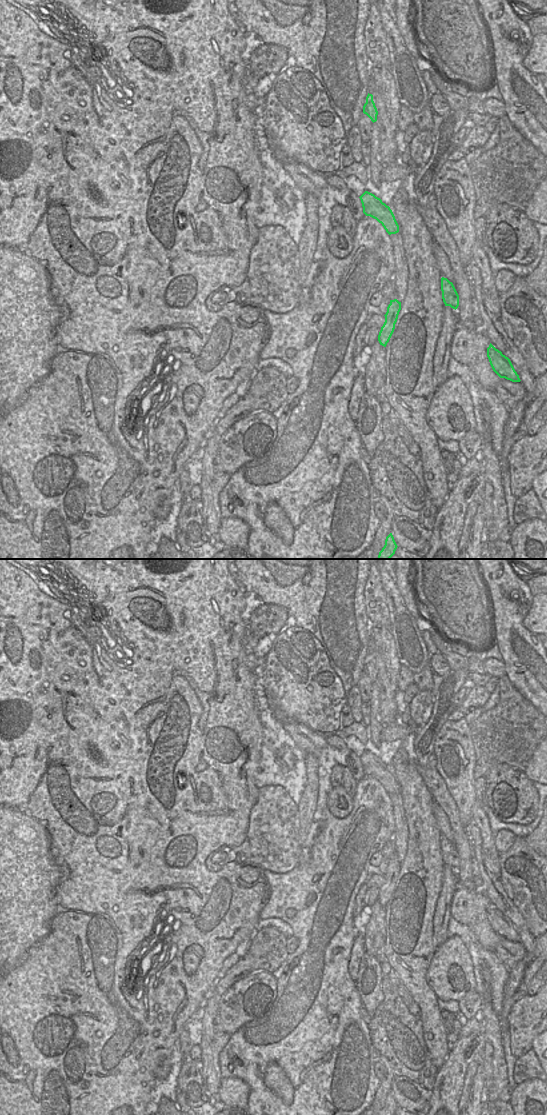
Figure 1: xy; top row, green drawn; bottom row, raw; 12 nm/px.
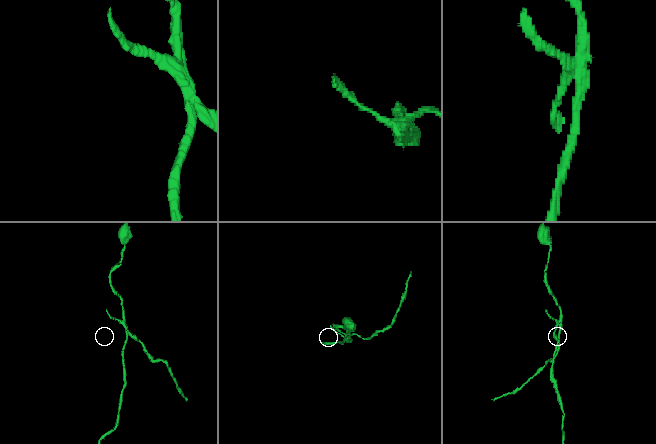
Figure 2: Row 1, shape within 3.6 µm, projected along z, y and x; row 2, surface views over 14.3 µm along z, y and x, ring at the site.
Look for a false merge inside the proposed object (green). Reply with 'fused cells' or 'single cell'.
fused cells

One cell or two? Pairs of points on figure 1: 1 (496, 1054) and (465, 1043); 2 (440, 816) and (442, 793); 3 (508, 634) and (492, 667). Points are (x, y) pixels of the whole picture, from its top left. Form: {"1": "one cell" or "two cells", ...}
{"1": "two cells", "2": "two cells", "3": "two cells"}

